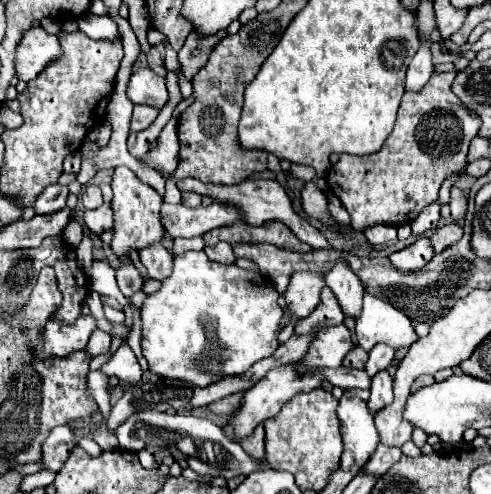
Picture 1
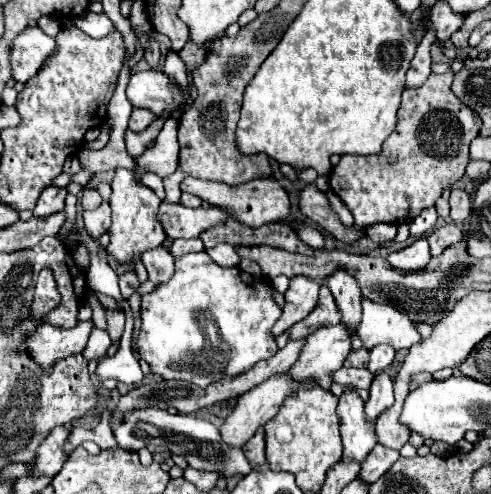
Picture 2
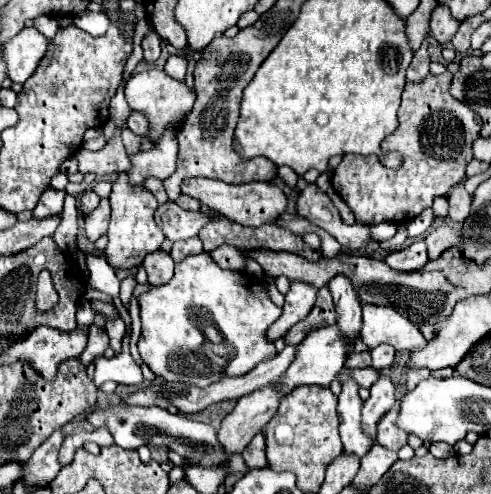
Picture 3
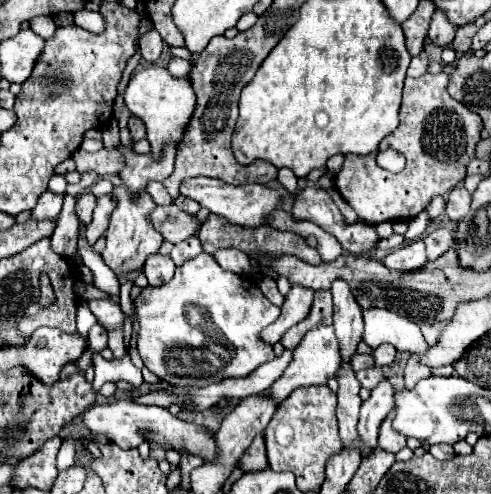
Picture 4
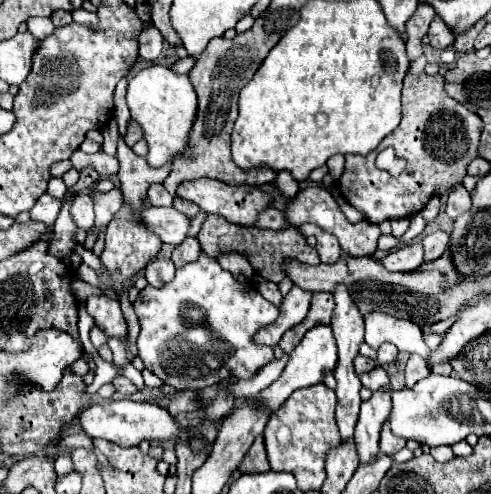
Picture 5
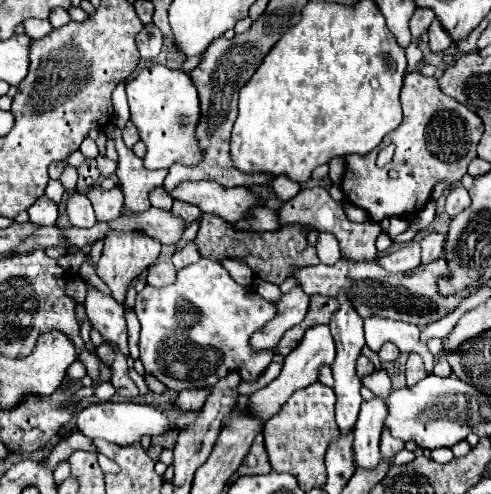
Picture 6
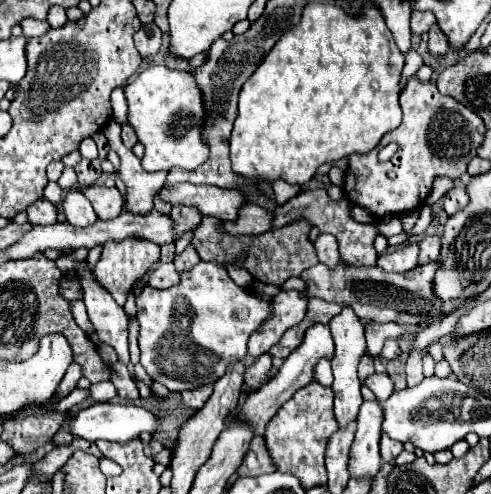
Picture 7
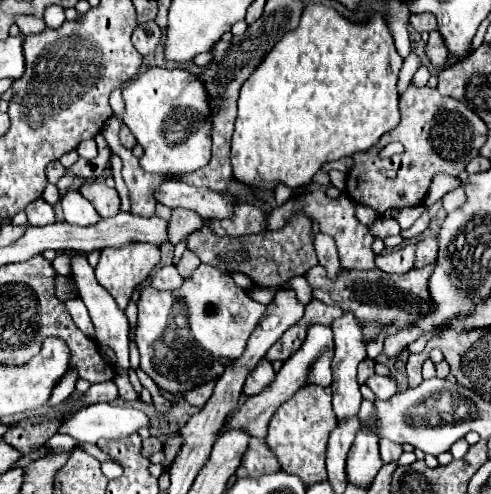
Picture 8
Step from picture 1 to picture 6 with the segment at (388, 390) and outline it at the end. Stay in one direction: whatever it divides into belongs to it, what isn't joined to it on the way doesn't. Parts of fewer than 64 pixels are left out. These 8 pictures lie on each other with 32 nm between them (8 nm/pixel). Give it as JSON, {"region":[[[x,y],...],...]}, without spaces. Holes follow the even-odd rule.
{"region":[[[372,398],[368,402],[362,402],[360,416],[354,426],[354,464],[358,468],[376,468],[380,464],[380,432],[386,418],[386,402],[384,398]]]}

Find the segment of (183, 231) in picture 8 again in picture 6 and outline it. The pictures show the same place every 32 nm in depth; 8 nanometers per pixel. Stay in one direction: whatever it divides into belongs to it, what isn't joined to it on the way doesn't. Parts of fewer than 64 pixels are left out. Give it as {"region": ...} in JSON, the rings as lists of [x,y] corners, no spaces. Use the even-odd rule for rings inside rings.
{"region":[[[178,200],[174,202],[172,212],[178,214],[178,216],[186,222],[186,226],[190,226],[192,222],[196,222],[196,220],[200,218],[200,214],[202,214],[196,206],[192,206],[192,204],[184,204],[184,202],[178,202]]]}

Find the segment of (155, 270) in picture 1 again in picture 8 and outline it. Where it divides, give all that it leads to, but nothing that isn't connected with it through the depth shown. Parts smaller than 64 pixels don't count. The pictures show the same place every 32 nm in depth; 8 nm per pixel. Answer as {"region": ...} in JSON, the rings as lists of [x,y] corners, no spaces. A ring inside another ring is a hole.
{"region":[[[174,266],[160,268],[152,274],[152,288],[156,288],[156,290],[174,292],[176,288],[180,288],[180,284],[184,284],[184,278],[176,272]]]}

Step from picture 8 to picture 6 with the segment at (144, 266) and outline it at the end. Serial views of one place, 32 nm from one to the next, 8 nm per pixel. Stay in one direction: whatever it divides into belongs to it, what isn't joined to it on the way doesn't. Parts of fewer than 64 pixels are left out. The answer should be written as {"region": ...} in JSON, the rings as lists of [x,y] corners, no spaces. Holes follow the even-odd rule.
{"region":[[[126,232],[126,234],[110,234],[108,240],[104,242],[104,252],[96,264],[96,274],[98,278],[110,288],[112,298],[118,304],[124,304],[126,298],[126,290],[132,284],[132,280],[136,280],[142,272],[146,272],[150,268],[150,264],[154,264],[160,256],[160,244],[154,238],[148,238],[142,232]]]}

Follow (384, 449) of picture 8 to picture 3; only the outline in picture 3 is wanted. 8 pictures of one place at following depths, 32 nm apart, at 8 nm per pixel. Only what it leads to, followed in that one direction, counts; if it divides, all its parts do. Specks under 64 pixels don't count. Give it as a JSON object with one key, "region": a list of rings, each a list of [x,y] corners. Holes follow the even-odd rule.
{"region":[[[394,404],[394,408],[380,420],[378,436],[376,436],[376,442],[380,442],[384,448],[394,450],[394,452],[398,452],[402,446],[406,446],[406,440],[408,440],[406,432],[396,428],[396,424],[394,424],[396,416],[398,416],[398,404]]]}

